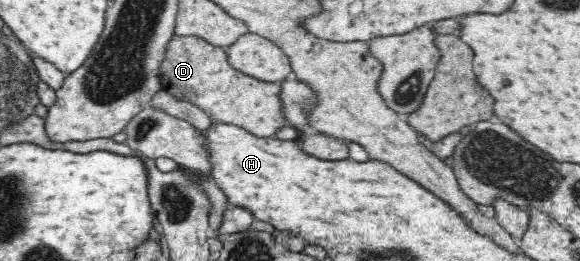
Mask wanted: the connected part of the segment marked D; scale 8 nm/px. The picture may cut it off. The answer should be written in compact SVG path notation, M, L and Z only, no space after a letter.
M193 36L174 37L167 43L160 64L161 87L178 98L192 102L205 111L212 120L240 126L258 137L274 138L276 133L289 125L280 98L282 85L254 79L236 71L227 60L227 52L204 39Z

